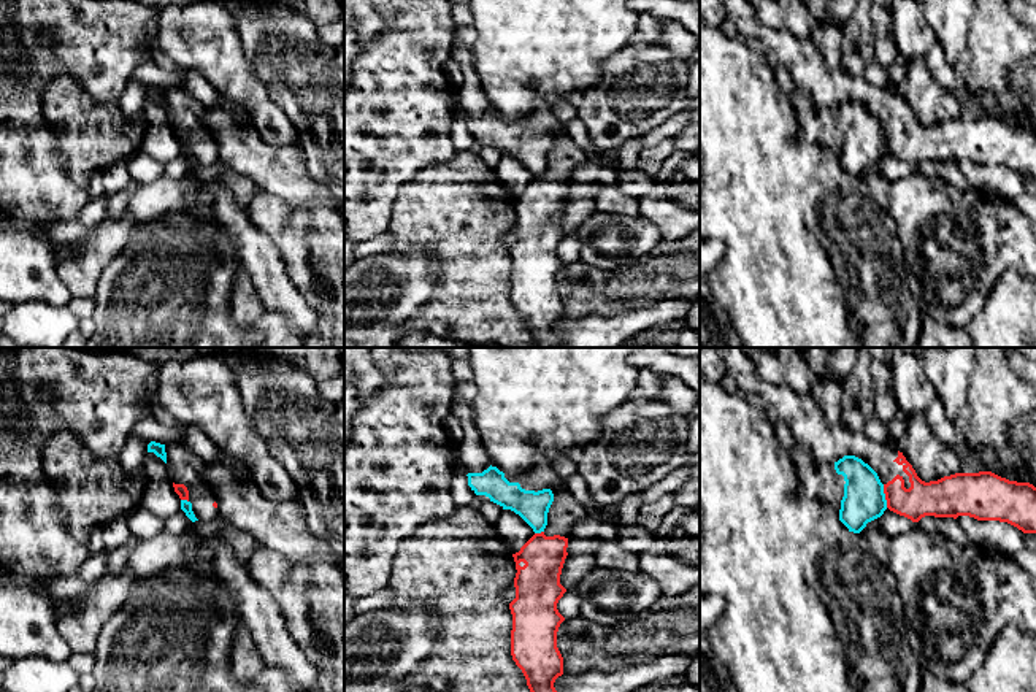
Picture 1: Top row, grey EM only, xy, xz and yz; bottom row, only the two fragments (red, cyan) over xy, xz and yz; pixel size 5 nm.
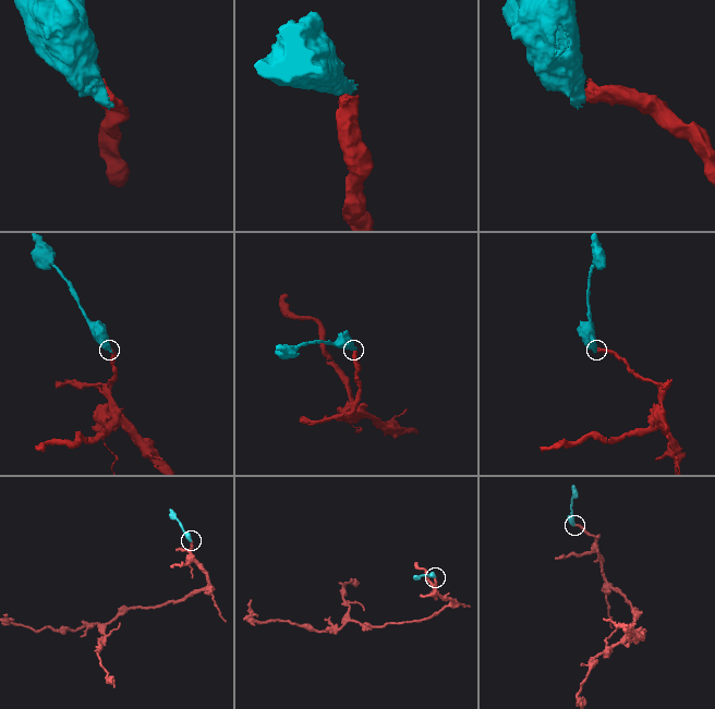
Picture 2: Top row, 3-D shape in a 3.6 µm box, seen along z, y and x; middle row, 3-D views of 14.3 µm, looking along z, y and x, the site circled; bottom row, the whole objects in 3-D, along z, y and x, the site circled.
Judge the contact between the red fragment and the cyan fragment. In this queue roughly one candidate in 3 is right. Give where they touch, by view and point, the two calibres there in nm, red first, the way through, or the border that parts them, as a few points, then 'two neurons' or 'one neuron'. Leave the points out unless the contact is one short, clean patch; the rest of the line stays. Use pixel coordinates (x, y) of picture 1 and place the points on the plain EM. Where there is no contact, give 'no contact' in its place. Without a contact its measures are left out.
contact yz (886, 140); calibres 180 and 220 nm; border yz (882, 129), (887, 151); two neurons

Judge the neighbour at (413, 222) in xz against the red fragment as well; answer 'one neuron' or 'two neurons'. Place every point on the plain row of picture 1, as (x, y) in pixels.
two neurons

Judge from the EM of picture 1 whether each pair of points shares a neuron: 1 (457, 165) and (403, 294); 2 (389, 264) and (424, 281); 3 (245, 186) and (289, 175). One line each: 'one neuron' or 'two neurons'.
1: two neurons
2: one neuron
3: two neurons

